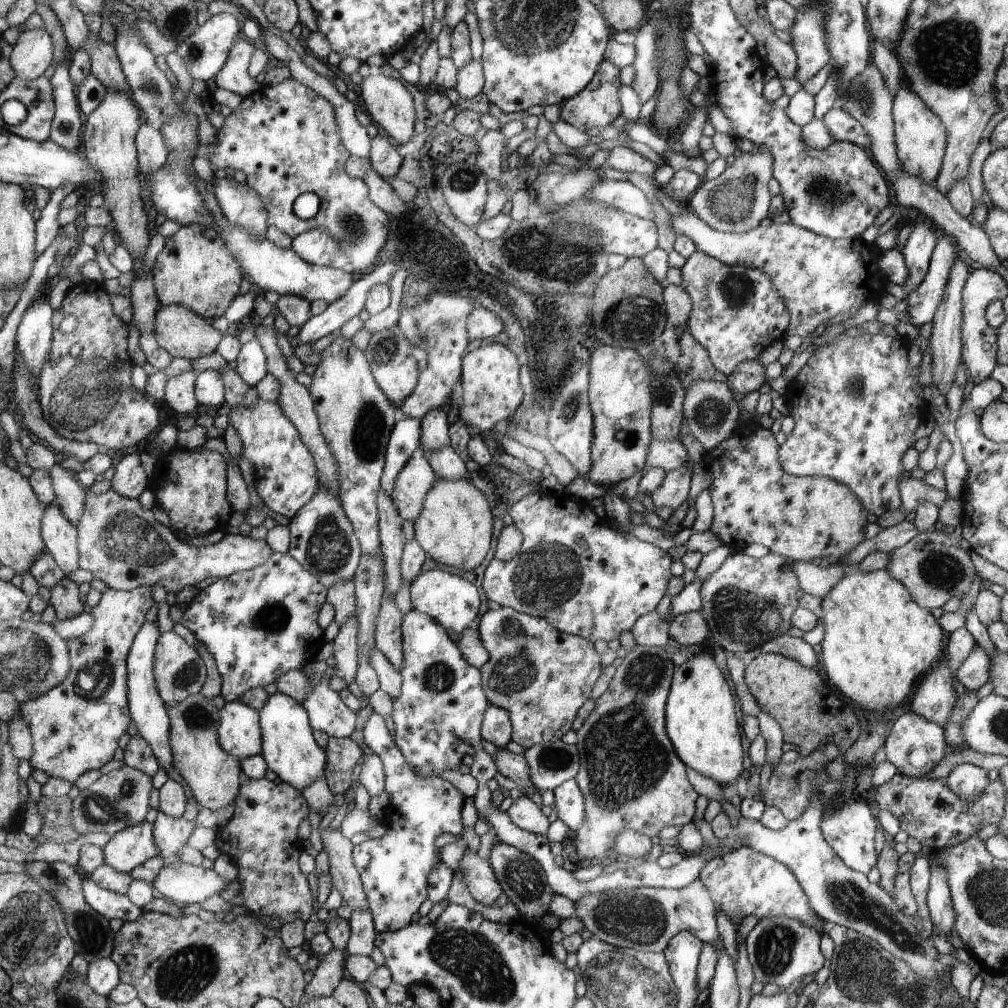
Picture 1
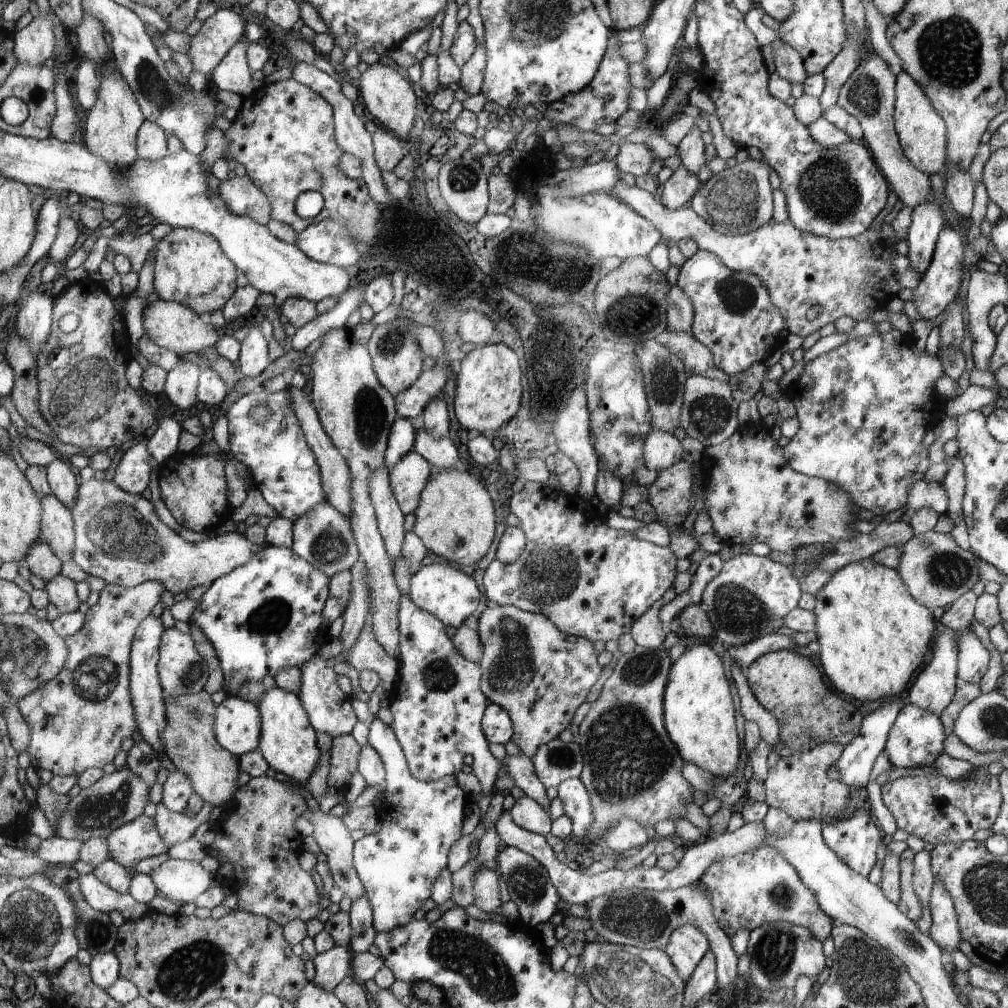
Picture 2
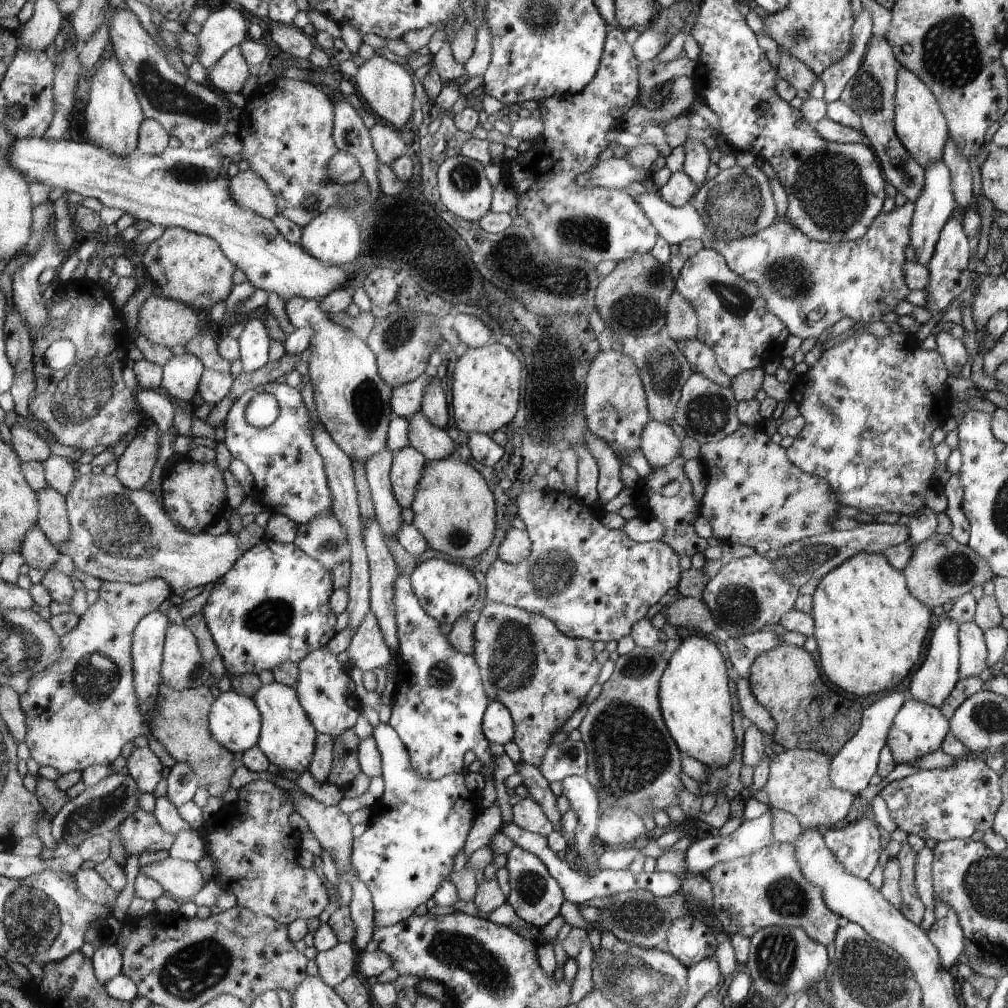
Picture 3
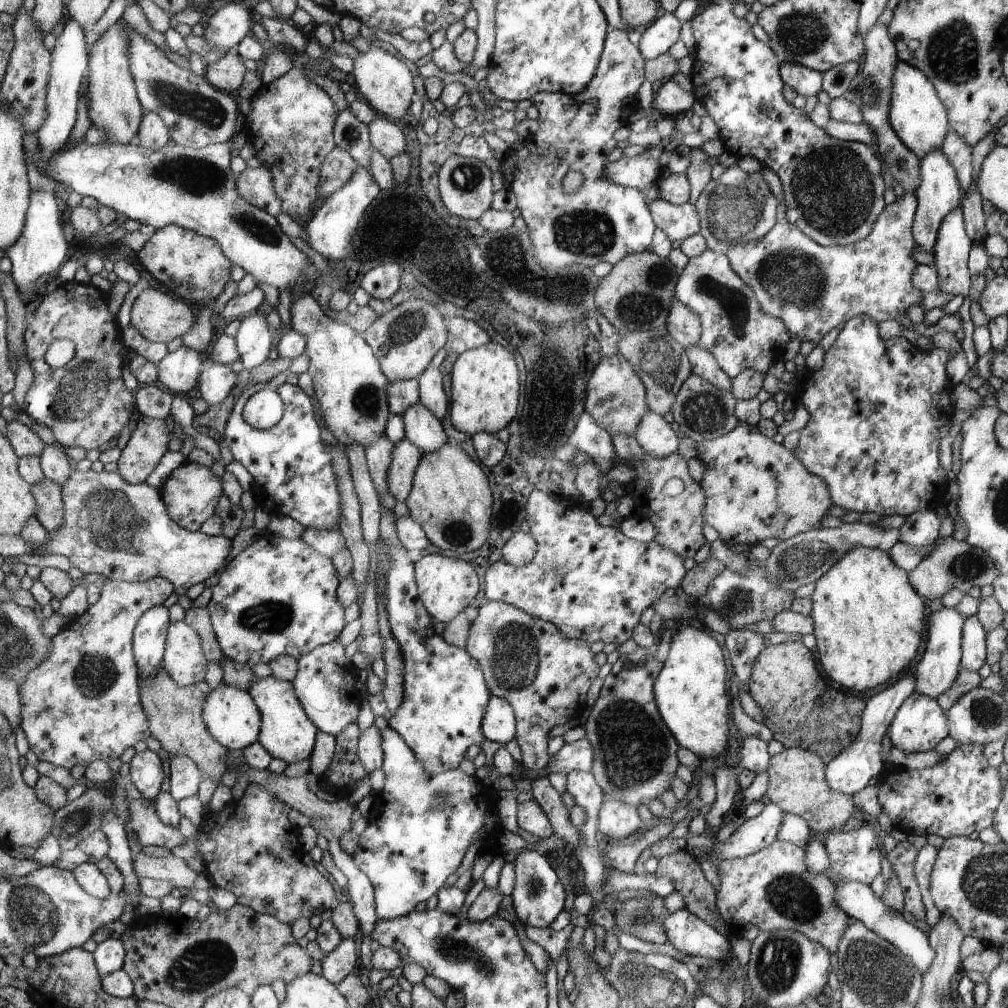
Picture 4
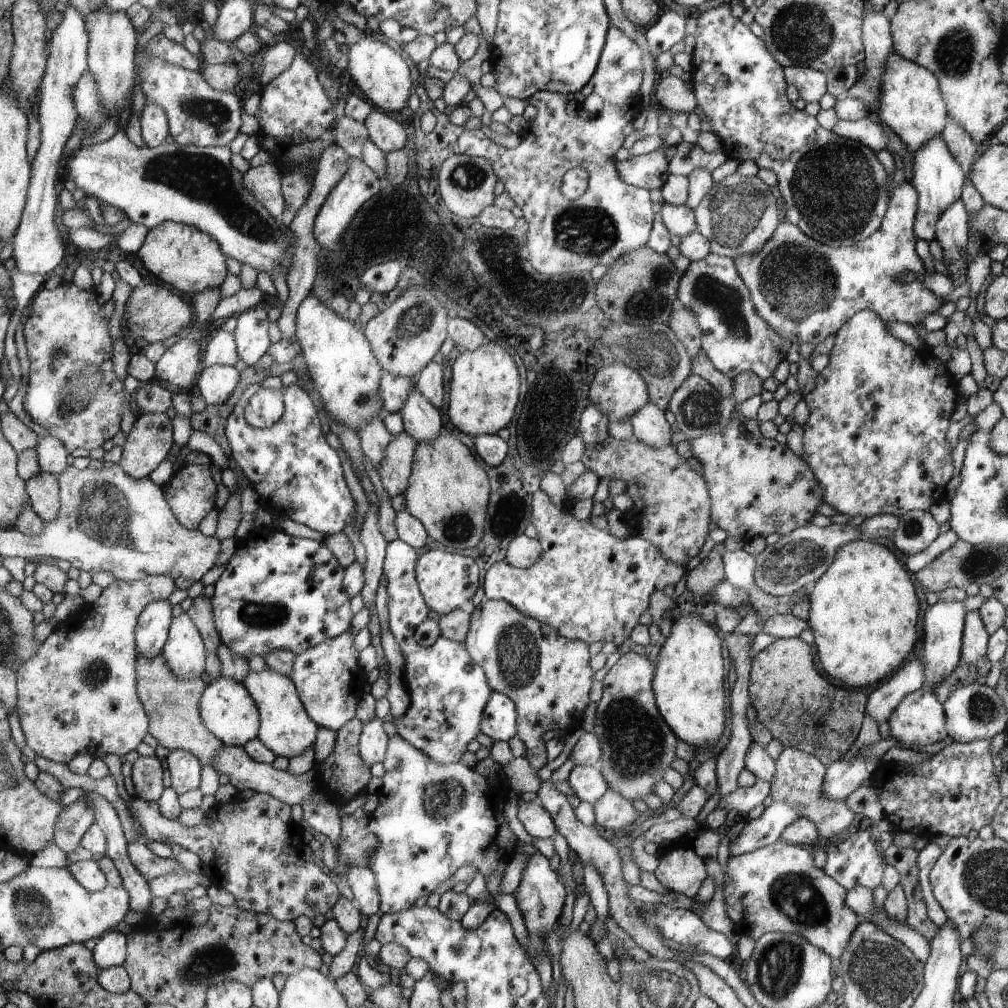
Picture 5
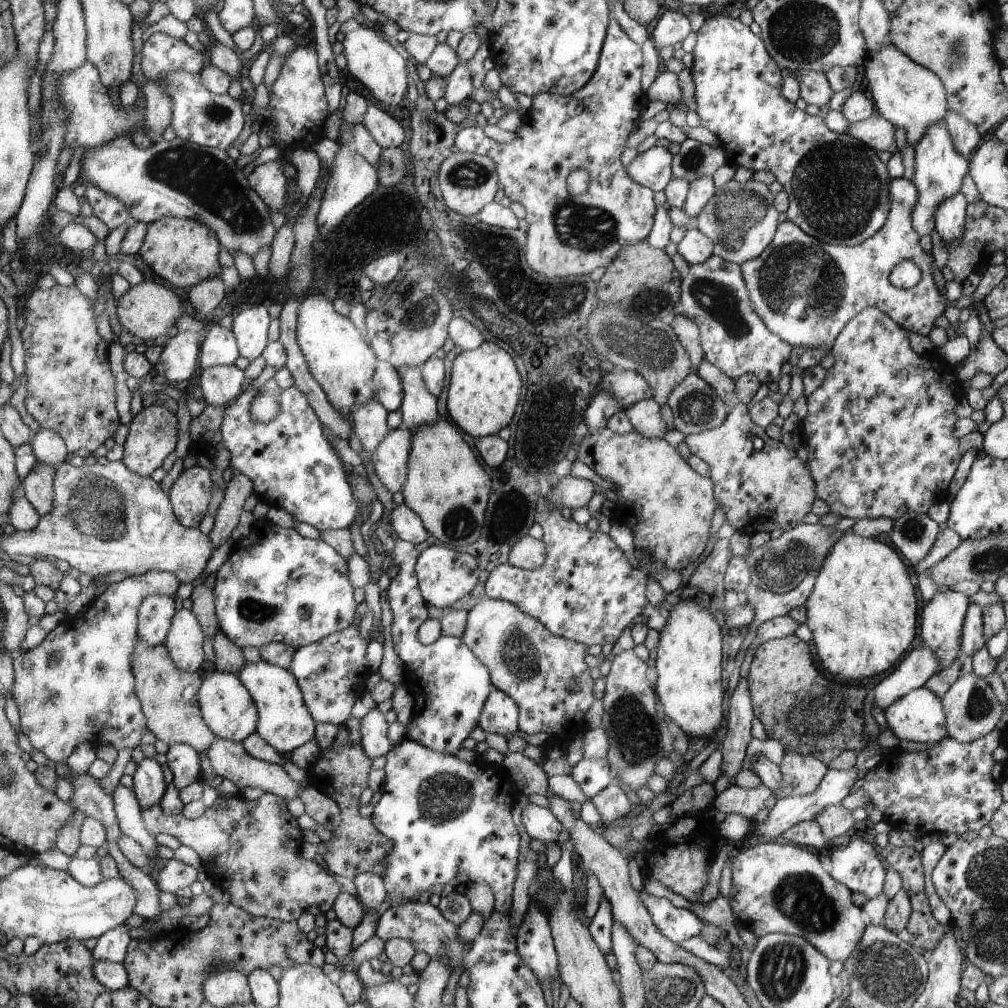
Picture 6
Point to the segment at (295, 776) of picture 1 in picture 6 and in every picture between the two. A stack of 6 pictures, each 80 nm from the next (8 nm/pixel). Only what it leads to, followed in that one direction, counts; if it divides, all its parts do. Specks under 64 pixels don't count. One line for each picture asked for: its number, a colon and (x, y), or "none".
2: (289, 745)
3: (288, 738)
4: (287, 733)
5: (285, 728)
6: (284, 723)

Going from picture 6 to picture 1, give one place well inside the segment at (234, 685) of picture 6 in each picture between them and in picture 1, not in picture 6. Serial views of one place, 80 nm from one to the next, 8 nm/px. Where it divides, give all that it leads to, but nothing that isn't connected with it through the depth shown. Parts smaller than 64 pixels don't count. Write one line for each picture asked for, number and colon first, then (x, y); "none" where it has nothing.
1: (240, 732)
2: (238, 722)
3: (235, 721)
4: (234, 719)
5: (228, 710)

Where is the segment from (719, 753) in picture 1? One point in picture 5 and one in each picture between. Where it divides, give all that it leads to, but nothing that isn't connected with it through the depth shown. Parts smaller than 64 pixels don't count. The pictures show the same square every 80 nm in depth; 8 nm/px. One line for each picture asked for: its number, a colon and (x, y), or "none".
2: (698, 711)
3: (693, 693)
4: (690, 691)
5: (688, 685)

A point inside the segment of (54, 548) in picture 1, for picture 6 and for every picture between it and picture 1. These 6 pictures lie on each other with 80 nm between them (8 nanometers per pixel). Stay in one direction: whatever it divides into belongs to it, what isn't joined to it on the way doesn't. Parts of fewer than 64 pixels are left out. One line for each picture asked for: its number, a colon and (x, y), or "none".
2: (58, 531)
3: (54, 521)
4: (50, 499)
5: (42, 488)
6: (38, 486)

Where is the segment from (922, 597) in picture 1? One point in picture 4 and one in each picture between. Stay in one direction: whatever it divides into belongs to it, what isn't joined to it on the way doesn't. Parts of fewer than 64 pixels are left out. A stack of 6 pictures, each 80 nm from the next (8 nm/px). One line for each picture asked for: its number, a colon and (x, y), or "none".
2: (935, 569)
3: (941, 570)
4: (954, 564)

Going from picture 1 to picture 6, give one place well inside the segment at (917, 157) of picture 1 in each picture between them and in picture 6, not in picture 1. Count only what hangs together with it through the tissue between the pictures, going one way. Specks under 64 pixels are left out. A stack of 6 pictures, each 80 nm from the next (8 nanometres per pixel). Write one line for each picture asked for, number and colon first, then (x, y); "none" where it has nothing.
2: (921, 132)
3: (921, 127)
4: (918, 117)
5: (911, 105)
6: (908, 95)

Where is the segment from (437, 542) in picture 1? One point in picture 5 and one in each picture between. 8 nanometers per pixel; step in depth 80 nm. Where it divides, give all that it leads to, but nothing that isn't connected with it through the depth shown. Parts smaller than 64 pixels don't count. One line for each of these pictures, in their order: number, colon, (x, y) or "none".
2: (455, 519)
3: (454, 509)
4: (450, 498)
5: (448, 492)

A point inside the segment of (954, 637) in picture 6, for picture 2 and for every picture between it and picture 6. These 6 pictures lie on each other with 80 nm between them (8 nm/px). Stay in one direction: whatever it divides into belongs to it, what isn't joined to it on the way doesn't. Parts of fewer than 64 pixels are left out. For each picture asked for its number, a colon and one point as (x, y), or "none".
2: (934, 687)
3: (935, 679)
4: (940, 664)
5: (943, 622)

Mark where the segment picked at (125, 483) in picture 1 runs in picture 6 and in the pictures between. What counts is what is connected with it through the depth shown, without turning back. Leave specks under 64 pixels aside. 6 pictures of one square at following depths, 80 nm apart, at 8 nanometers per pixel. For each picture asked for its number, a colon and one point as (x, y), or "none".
2: (132, 474)
3: (135, 465)
4: (149, 438)
5: (150, 440)
6: (153, 434)

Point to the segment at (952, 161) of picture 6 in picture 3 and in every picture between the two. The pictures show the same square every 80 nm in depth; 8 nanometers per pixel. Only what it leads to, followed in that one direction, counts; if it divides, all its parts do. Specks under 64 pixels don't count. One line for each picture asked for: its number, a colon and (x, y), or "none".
3: (933, 208)
4: (938, 193)
5: (938, 178)

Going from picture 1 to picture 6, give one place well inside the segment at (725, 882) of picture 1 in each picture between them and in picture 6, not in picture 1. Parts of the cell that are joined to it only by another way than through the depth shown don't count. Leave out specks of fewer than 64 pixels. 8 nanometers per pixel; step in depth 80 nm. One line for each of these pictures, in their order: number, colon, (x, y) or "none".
2: (760, 886)
3: (765, 889)
4: (772, 889)
5: (777, 888)
6: (778, 887)

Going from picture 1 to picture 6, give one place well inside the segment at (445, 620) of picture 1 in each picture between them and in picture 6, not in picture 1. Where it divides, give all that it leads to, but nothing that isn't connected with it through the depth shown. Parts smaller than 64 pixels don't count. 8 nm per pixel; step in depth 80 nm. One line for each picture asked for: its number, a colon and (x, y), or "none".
2: (452, 596)
3: (446, 591)
4: (446, 586)
5: (447, 580)
6: (445, 577)

